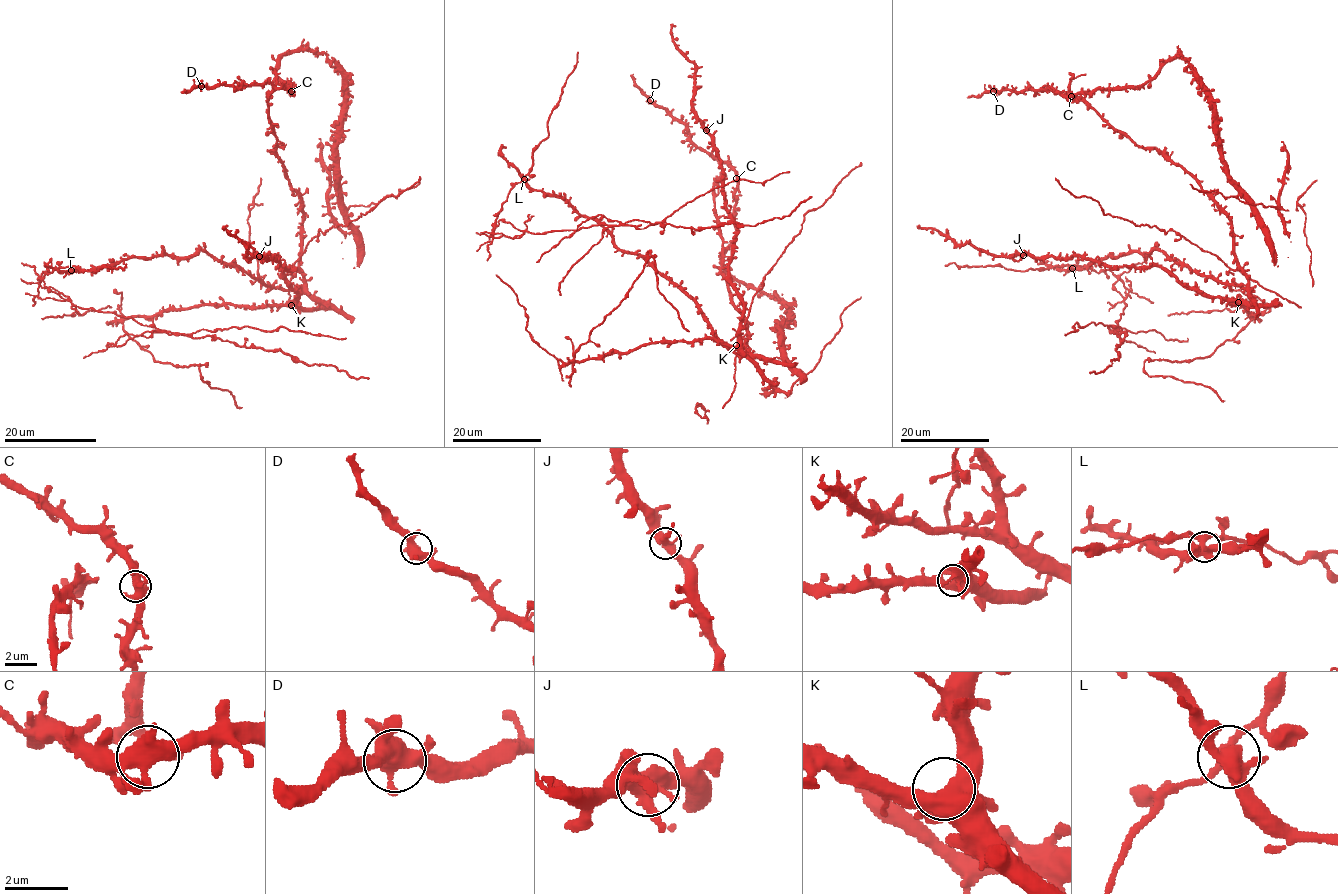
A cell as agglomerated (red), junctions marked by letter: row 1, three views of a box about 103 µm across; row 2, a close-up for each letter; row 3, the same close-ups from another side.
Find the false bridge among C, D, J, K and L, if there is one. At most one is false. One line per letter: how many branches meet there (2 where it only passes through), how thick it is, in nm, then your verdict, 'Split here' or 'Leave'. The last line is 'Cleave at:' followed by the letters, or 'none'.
C: Branches: 5. Thickness 480 nm. Leave
D: Branches: 5. Thickness 480 nm. Leave
J: Branches: 4. Thickness 440 nm. Leave
K: Branches: 5. Thickness 480 nm. Leave
L: Branches: 5. Thickness 480 nm. Split here
Cleave at: L

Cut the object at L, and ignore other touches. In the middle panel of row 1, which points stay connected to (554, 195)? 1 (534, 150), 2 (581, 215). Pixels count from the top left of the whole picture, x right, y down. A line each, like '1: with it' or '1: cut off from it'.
1: cut off from it
2: with it

